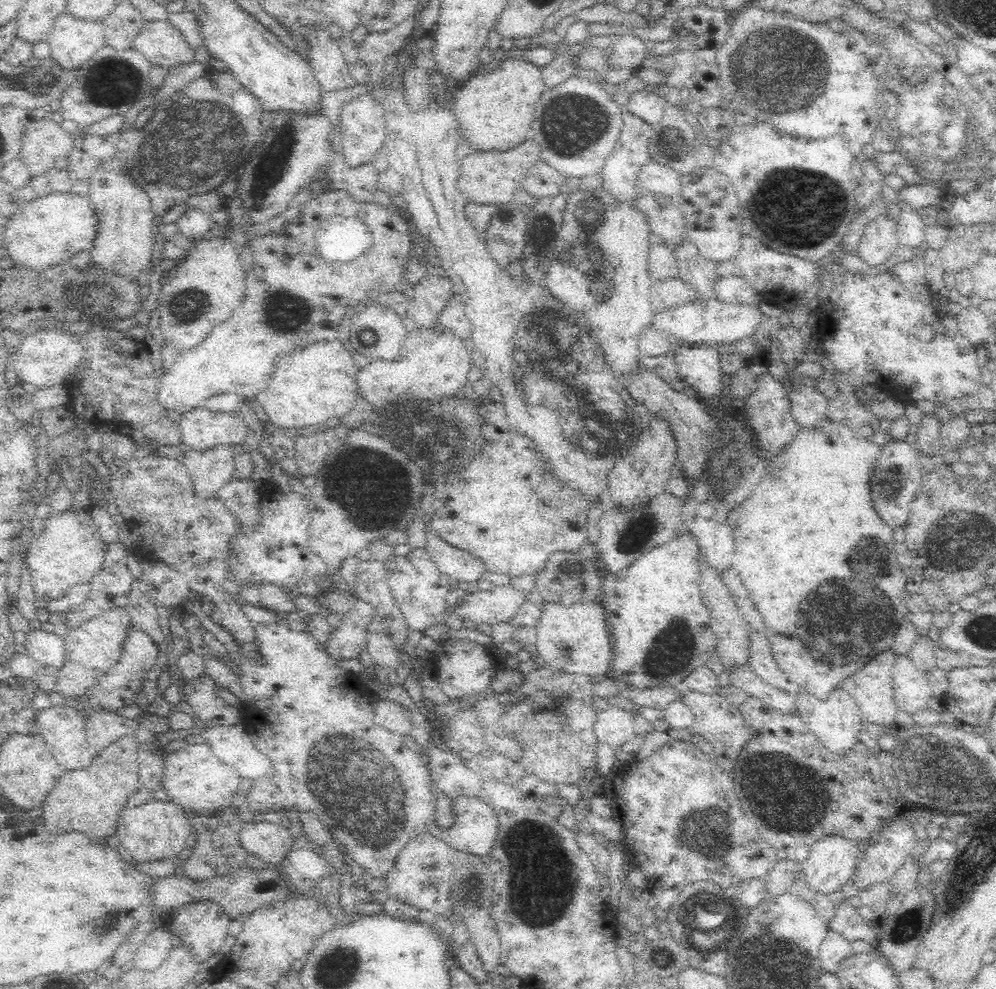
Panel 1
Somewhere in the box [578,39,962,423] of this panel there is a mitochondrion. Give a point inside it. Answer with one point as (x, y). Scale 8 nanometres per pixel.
(926, 89)

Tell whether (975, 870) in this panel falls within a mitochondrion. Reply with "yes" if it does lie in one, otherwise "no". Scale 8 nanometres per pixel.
yes

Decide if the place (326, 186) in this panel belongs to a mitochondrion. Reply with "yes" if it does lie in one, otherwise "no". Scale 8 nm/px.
no

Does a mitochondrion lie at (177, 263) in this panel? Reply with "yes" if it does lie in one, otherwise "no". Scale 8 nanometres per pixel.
no

